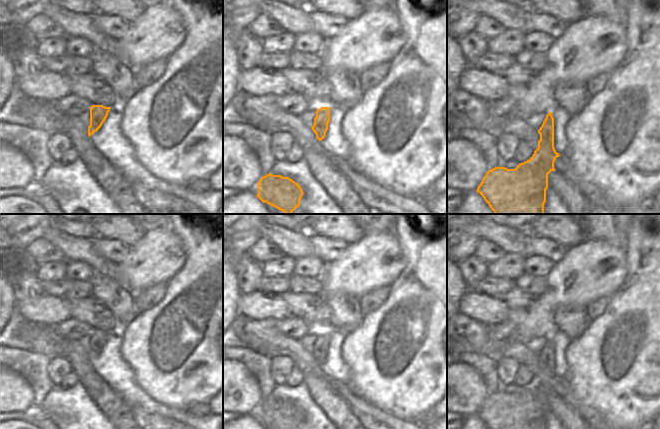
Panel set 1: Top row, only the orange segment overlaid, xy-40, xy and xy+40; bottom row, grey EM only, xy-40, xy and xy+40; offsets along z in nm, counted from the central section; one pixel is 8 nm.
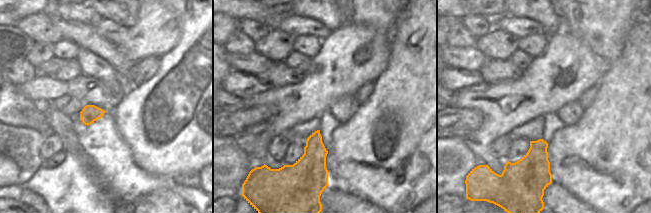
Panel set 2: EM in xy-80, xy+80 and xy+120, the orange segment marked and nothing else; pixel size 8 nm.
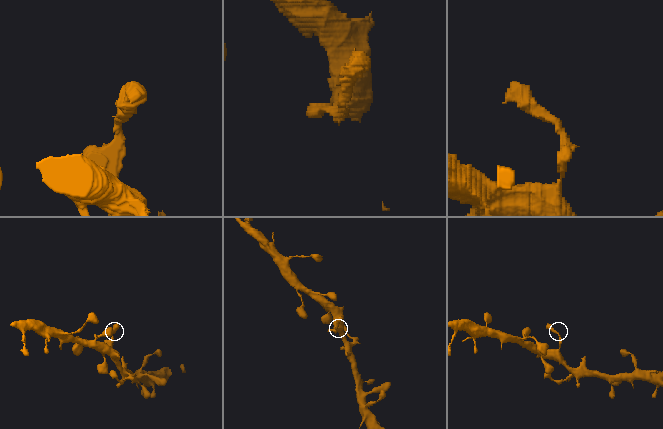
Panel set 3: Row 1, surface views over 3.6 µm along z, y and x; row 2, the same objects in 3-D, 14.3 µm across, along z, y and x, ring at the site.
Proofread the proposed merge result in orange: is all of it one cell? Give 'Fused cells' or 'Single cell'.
Single cell

